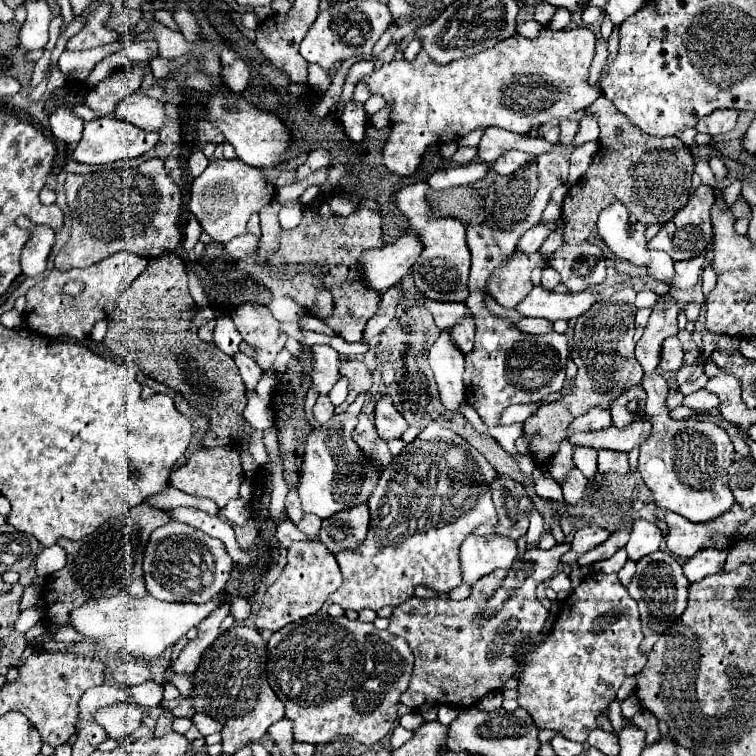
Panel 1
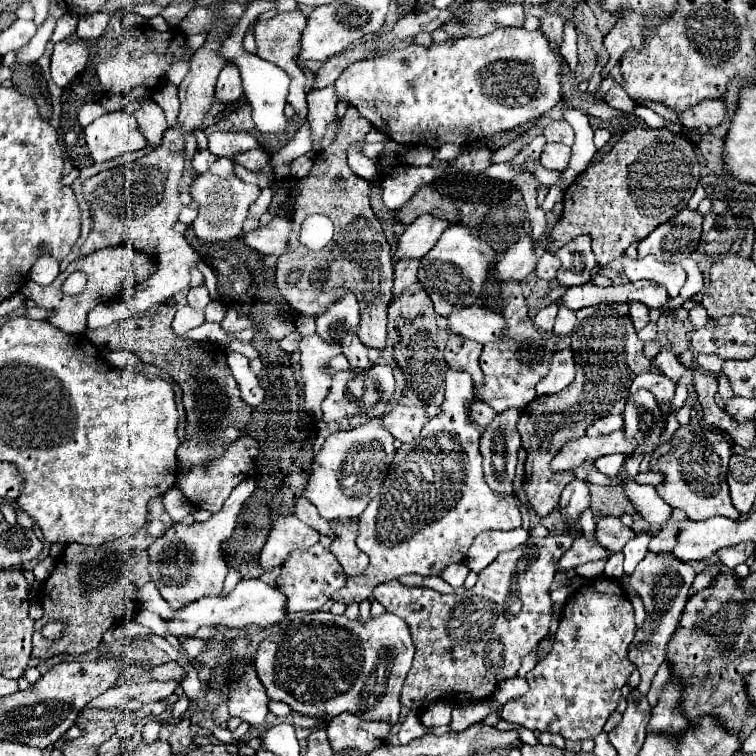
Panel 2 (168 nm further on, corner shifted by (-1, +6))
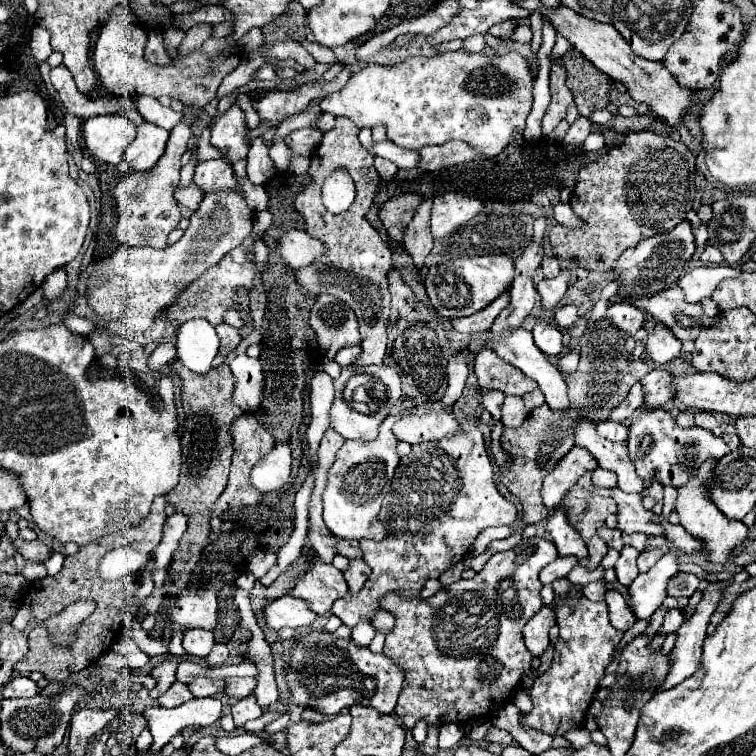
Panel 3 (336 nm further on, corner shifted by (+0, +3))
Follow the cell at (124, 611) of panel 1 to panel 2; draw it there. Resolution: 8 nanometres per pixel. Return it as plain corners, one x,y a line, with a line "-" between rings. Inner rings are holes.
246,579
236,585
234,591
228,595
218,595
218,597
204,597
200,601
192,601
192,605
184,605
184,609
174,611
174,619
166,621
168,633
180,637
194,637
196,629
202,625
226,625
226,627
246,627
246,625
274,625
280,623
284,615
284,603
286,597
282,591
278,591
272,585
266,585
260,579

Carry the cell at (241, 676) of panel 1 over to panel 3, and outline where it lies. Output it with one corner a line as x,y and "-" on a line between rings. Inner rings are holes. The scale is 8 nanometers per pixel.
249,694
247,698
239,700
239,702
231,708
231,714
233,714
233,718
235,718
235,726
241,728
245,722
259,718
259,716
263,714
263,708
257,704
255,696

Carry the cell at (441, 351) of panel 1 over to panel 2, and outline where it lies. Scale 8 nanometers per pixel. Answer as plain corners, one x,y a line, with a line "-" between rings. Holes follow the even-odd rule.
448,367
445,384
445,400
440,415
432,417
428,425
424,425
422,437
404,443
396,451
386,485
382,485
380,493
368,503
364,511
358,547
370,557
366,571
358,577
348,577
344,589
336,591
334,601
340,601
344,605
360,603
372,595
372,589
376,585
400,579
410,571
416,571
418,575
440,575
448,565
466,561
472,539
484,529
510,531
522,527
518,501
514,501
514,497
508,497
508,501
498,499
482,475
482,455
478,451
480,433
468,419
468,407
472,403
472,377
462,369

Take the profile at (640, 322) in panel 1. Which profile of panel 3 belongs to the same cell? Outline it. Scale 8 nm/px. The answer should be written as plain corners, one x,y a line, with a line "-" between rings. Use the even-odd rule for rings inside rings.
627,302
607,306
605,318
611,320
611,324
615,324
619,330
623,330
627,334
635,334
645,322
645,314

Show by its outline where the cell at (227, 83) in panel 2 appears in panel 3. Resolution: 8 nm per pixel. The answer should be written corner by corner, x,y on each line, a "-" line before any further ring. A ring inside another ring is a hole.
233,104
223,116
217,116
211,126
211,146
215,146
229,162
243,160
249,144
245,142
245,114
239,104

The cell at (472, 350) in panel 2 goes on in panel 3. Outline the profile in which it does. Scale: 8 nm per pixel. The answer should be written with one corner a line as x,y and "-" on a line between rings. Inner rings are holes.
487,392
487,396
481,394
481,402
483,402
485,410
493,414
493,422
495,424
501,422
501,404
503,404
503,398
505,396
501,392

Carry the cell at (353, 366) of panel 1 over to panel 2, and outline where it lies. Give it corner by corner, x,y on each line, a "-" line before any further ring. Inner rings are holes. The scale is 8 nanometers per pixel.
348,293
340,301
336,301
328,313
316,319
316,331
326,341
338,341
342,345
342,353
350,361
350,371
368,369
372,363
368,361
368,353
364,343
358,339
358,301

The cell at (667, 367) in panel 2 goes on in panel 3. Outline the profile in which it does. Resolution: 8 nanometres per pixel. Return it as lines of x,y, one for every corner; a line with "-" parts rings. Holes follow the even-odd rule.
655,368
643,380
643,406
645,408
663,408
675,392
671,392
671,374
667,370

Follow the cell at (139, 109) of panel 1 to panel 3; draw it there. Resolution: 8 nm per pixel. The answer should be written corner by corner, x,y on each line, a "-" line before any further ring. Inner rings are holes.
143,122
141,126
137,126
137,136
129,146
123,162
117,166
117,172
131,174
131,172
151,170
157,164
157,160
163,156
167,138
169,132
151,122

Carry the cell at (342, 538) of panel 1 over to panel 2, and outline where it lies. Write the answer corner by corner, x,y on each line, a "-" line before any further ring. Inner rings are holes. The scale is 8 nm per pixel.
358,519
356,521
330,521
330,527
334,529
330,551
336,555
346,575
360,575
368,565
368,555
356,547
358,523
360,523

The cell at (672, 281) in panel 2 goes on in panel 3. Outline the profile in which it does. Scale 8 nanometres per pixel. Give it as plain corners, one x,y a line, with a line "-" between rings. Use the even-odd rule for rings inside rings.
703,266
703,268
693,268
687,270
679,278
679,288
683,288
685,298
689,302
701,302
705,298
711,298
719,282
727,278
739,276
741,270
731,268
731,266

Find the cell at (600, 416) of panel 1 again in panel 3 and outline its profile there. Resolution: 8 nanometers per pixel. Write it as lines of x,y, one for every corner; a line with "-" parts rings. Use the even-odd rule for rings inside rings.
605,420
605,422
601,422
601,424
597,426
597,434
603,436
603,438
607,438
607,440
611,440
611,442
625,442
629,432
627,432
627,428
625,428
623,424

